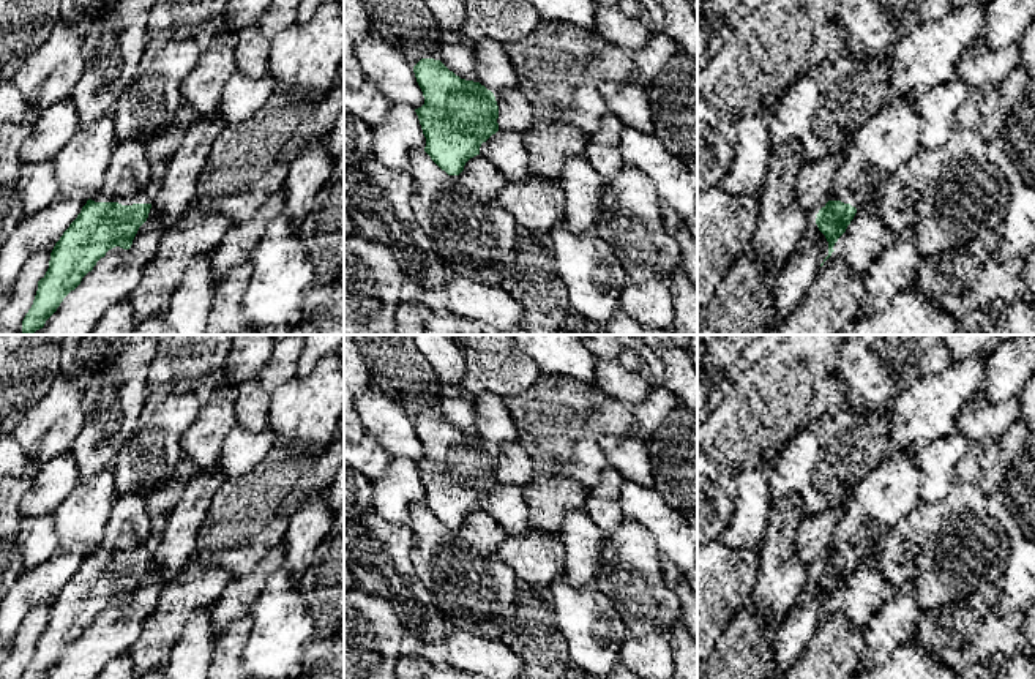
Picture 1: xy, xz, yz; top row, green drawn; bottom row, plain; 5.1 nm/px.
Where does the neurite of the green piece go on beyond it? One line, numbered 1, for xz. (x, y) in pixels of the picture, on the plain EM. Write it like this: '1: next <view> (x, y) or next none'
1: next none

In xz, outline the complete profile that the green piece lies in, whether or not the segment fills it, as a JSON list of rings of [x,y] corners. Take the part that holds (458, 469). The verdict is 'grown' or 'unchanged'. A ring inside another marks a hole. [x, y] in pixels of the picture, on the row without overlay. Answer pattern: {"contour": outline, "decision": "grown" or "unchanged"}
{"contour": [[[421,412],[413,426],[424,450],[424,458],[415,463],[426,491],[424,505],[448,529],[459,529],[465,516],[480,508],[481,497],[499,485],[495,450],[480,436],[461,433],[440,414]]], "decision": "unchanged"}

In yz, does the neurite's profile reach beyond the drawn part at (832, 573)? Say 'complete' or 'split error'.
split error

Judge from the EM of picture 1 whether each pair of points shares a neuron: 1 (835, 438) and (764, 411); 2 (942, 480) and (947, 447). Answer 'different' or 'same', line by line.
1: different
2: same

